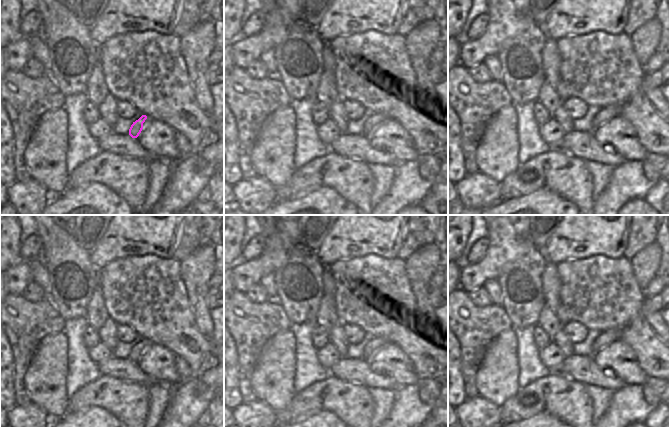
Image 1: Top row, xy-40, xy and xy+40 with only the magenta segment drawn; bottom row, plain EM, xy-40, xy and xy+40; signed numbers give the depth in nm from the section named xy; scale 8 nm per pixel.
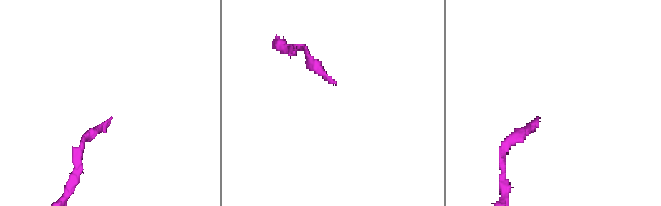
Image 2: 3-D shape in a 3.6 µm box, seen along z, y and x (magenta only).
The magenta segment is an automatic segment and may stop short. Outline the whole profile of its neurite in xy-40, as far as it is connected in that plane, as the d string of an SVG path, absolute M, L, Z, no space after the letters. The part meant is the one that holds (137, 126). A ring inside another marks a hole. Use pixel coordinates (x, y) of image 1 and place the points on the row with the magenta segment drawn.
M142 115L138 120L133 122L129 129L129 135L132 138L137 138L143 128L146 128L153 119L150 116Z

